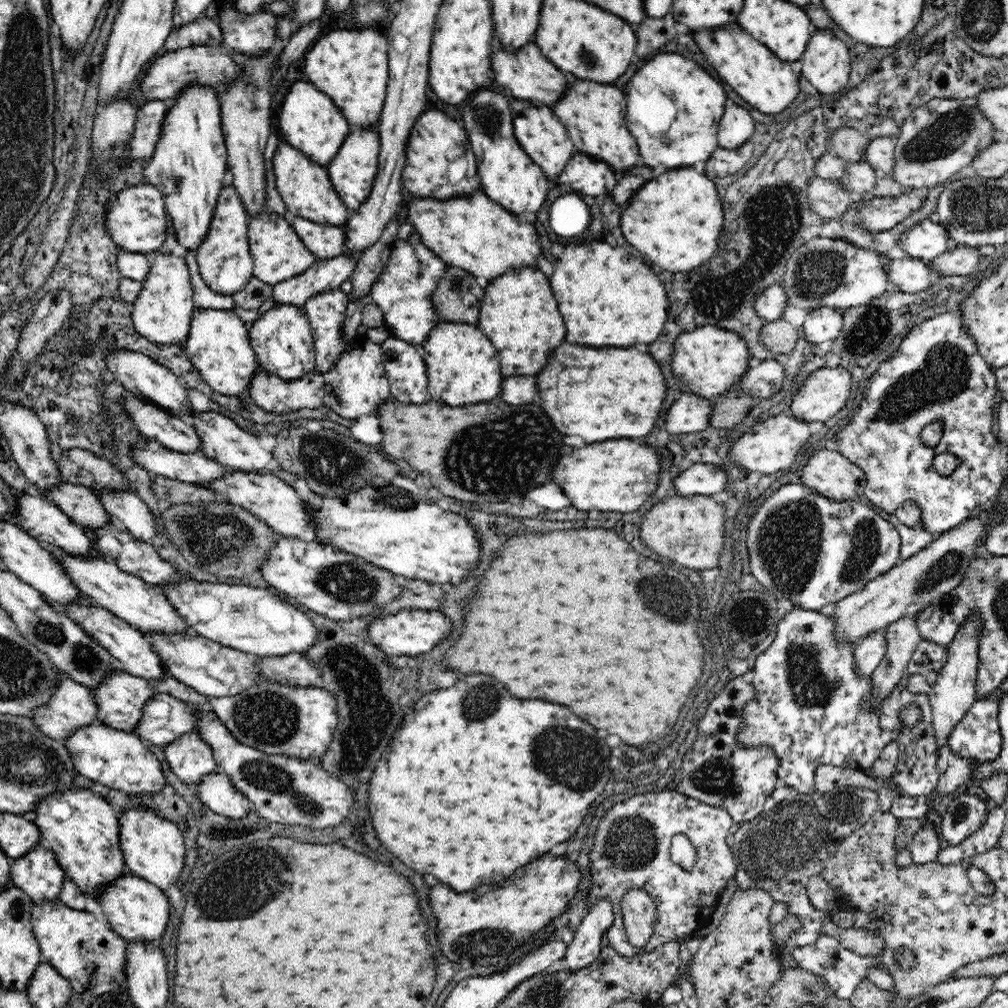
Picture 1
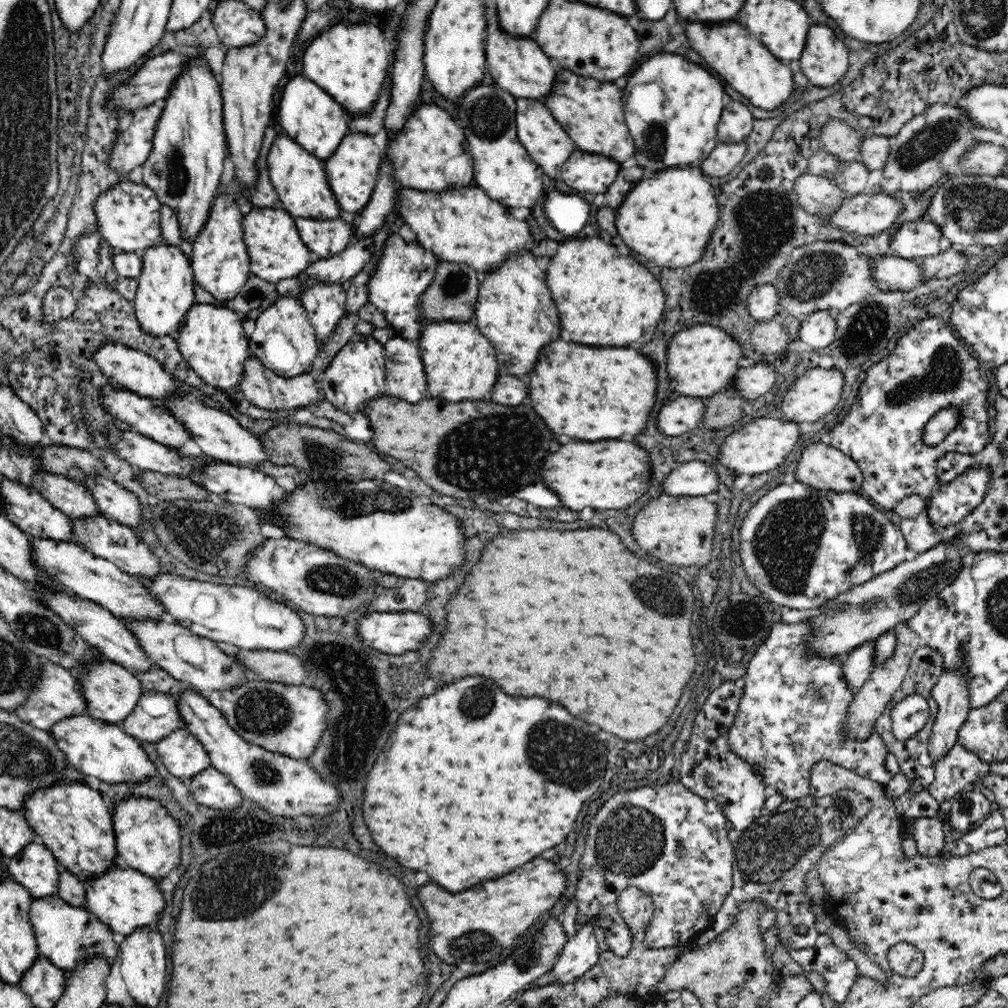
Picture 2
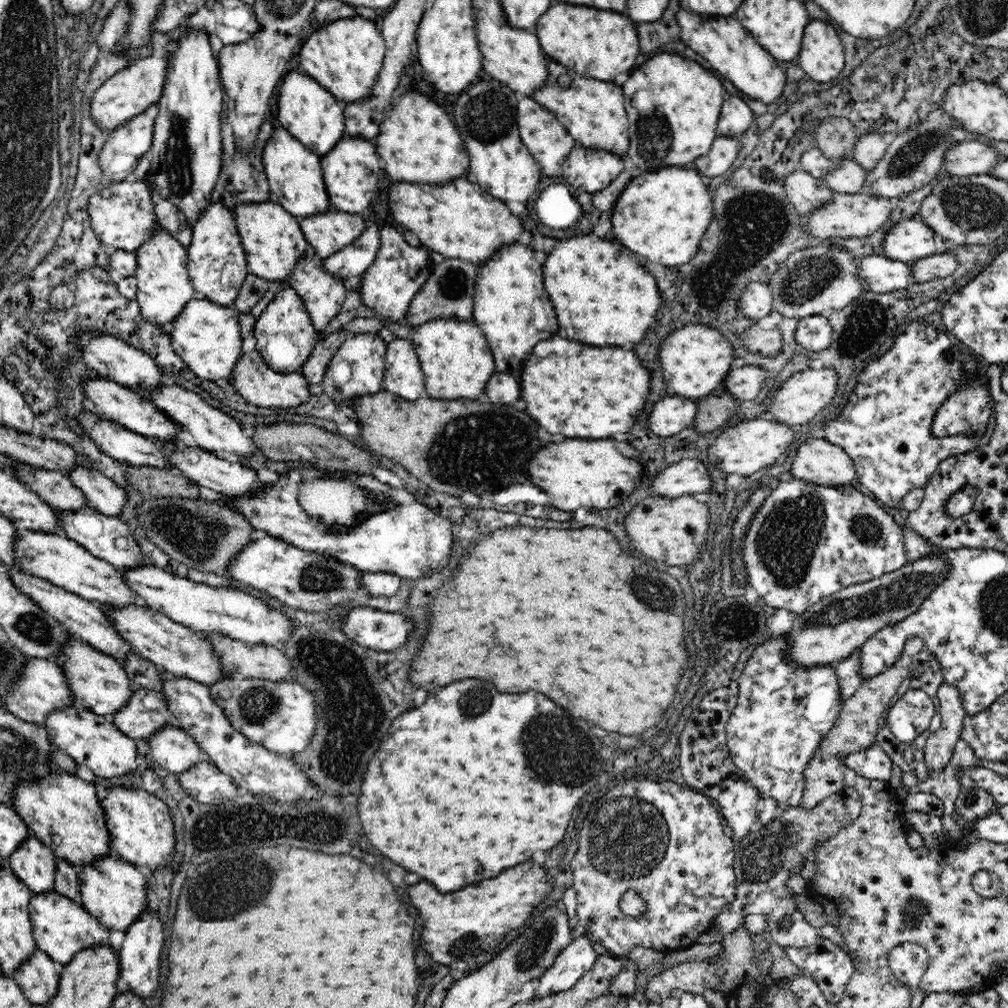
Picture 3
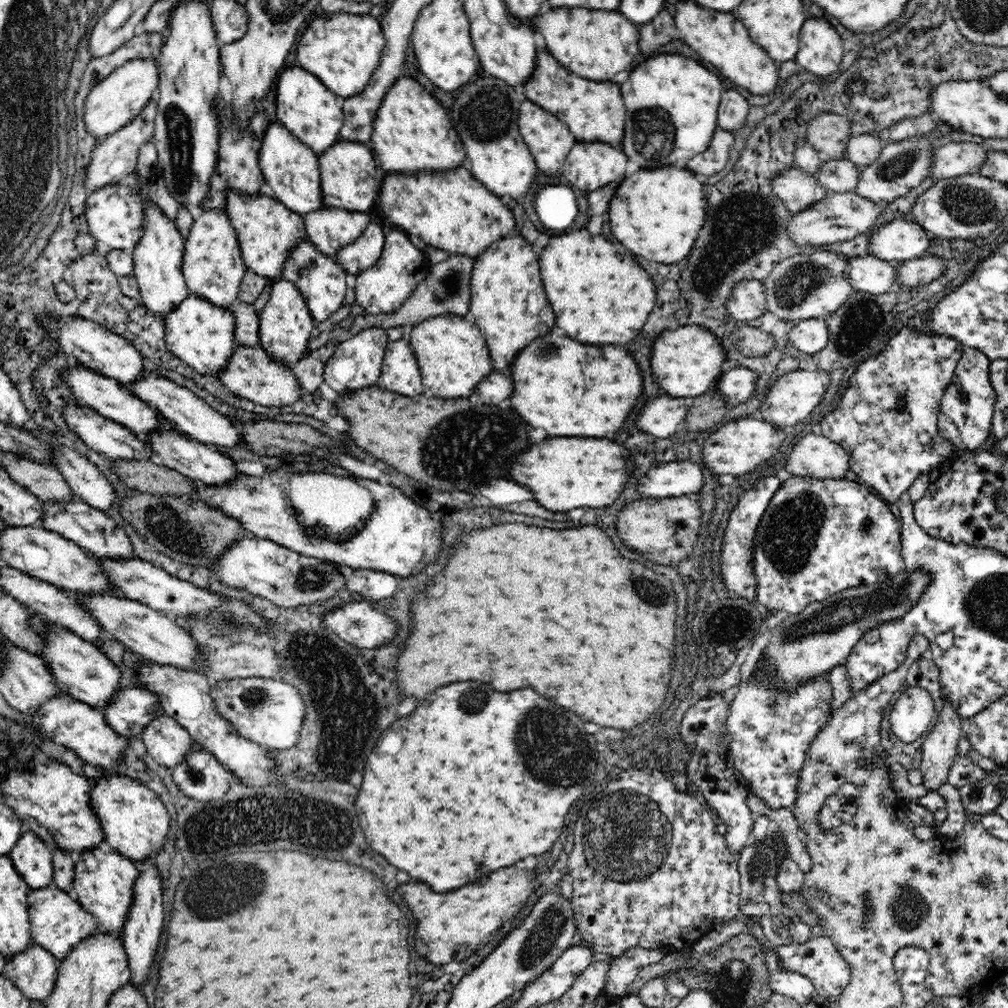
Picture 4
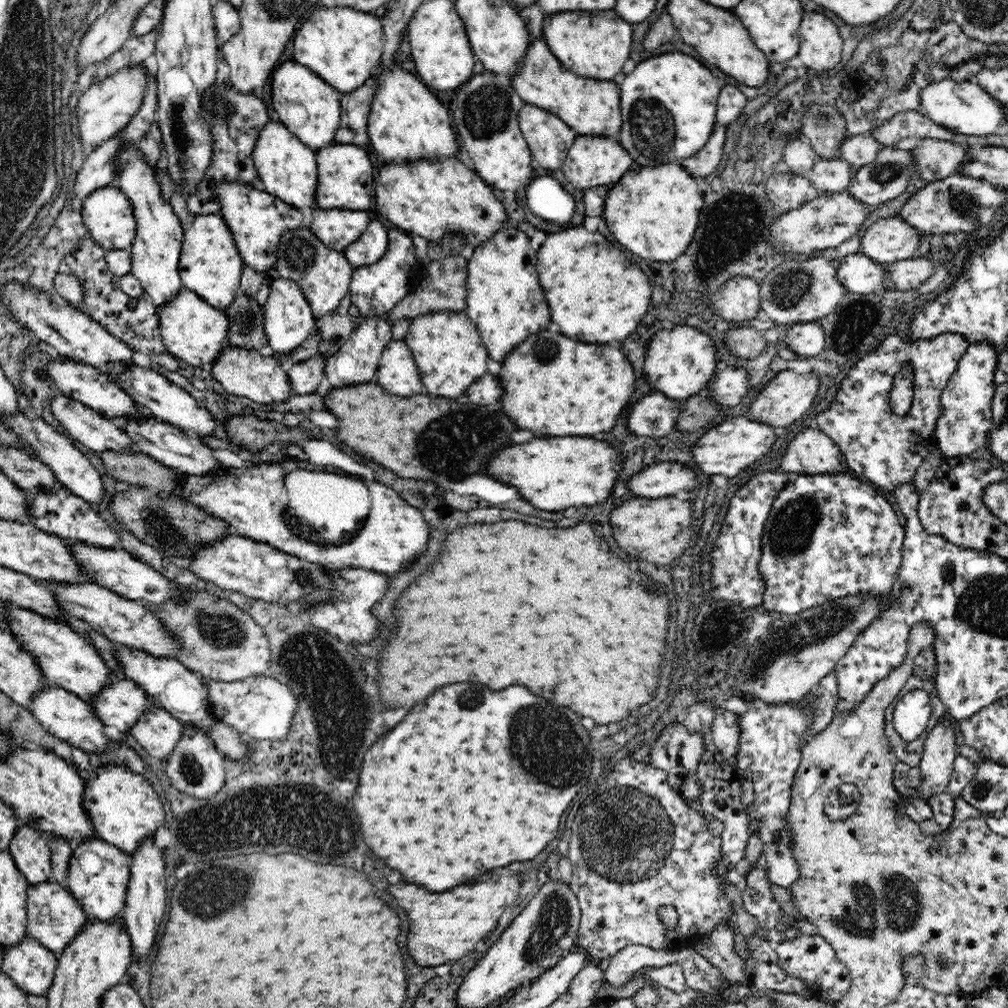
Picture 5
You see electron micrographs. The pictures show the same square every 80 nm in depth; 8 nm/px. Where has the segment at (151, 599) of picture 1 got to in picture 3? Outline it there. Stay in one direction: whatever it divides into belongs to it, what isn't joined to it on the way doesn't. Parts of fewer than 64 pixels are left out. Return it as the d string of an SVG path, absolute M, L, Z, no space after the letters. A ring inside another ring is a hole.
M22 530L16 532L14 542L15 566L26 573L50 581L56 586L77 594L89 601L105 604L112 608L124 608L132 604L141 604L136 592L124 581L122 572L101 558L96 558L88 549L79 545L79 542L66 538L62 533L36 532Z

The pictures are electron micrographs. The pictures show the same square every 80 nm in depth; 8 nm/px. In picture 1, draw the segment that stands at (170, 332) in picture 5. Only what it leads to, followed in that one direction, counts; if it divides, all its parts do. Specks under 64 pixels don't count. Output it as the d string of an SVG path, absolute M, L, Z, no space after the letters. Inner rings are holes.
M196 309L190 320L190 332L182 345L188 359L198 369L204 382L216 394L240 396L248 387L260 367L252 348L249 331L242 318L231 310Z

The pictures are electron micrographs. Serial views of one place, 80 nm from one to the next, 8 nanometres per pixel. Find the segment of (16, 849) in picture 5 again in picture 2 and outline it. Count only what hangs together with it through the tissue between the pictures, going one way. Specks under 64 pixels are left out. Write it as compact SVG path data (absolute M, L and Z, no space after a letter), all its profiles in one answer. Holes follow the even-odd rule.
M41 841L30 842L21 854L5 863L7 874L24 886L33 899L57 894L61 867Z

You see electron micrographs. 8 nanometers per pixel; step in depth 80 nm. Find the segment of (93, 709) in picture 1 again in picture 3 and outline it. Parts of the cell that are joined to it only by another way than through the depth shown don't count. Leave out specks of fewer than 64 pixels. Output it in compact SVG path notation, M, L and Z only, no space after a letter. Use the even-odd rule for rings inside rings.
M29 657L26 664L24 664L22 674L18 678L14 678L14 684L6 691L8 691L8 696L4 696L6 709L21 720L40 724L40 726L45 724L50 712L73 706L68 679L66 679L60 664L52 659Z

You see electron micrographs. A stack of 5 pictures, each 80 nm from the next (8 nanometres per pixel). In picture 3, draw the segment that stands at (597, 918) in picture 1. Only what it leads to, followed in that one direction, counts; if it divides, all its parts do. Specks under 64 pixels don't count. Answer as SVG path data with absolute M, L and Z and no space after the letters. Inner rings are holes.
M588 935L573 938L556 957L554 964L540 976L539 985L532 998L544 998L573 987L594 966L597 955Z

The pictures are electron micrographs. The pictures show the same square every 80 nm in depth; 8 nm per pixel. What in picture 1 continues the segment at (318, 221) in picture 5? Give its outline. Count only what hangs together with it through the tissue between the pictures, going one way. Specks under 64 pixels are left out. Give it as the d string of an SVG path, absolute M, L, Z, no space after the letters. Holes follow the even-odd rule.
M295 217L291 225L300 241L317 260L332 259L346 252L344 225L318 224L300 217Z

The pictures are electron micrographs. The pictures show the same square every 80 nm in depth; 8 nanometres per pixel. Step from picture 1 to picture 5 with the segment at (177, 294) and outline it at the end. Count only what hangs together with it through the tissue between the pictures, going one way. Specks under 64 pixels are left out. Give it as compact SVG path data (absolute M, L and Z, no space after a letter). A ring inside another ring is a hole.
M128 148L120 154L124 162L124 172L120 174L120 188L124 196L130 199L134 218L136 220L135 238L131 243L131 273L142 285L143 292L150 296L152 305L160 308L170 303L172 298L183 288L179 276L179 259L184 239L184 230L178 216L172 212L172 205L160 194L159 184L156 184L154 170L144 162L140 149Z

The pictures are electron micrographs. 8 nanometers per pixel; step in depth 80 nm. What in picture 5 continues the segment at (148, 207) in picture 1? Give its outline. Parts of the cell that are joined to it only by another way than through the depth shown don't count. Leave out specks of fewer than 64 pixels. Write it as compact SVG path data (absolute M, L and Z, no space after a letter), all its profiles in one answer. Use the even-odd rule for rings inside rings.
M102 187L83 199L82 216L92 239L106 250L131 249L135 238L136 220L130 199L118 187Z

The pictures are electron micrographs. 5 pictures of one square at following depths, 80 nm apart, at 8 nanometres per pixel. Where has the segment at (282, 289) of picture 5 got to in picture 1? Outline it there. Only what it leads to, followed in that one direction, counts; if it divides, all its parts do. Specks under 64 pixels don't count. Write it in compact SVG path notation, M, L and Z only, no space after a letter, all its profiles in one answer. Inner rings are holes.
M286 304L275 305L253 322L249 337L260 367L282 380L296 381L314 371L315 340L303 309Z

